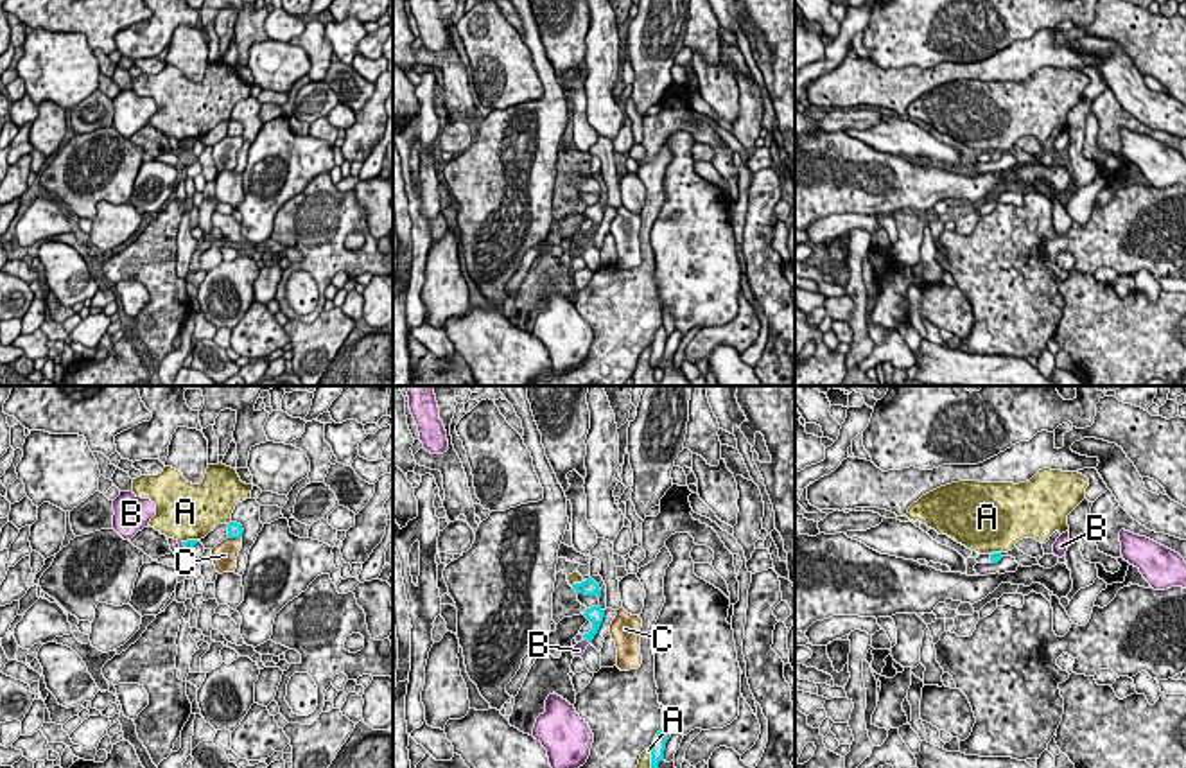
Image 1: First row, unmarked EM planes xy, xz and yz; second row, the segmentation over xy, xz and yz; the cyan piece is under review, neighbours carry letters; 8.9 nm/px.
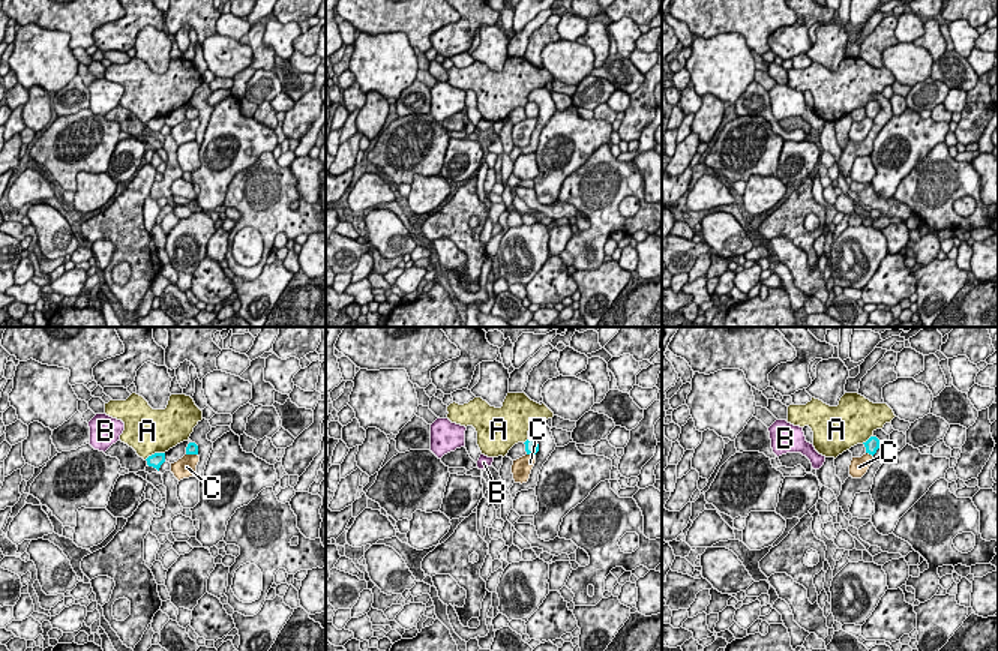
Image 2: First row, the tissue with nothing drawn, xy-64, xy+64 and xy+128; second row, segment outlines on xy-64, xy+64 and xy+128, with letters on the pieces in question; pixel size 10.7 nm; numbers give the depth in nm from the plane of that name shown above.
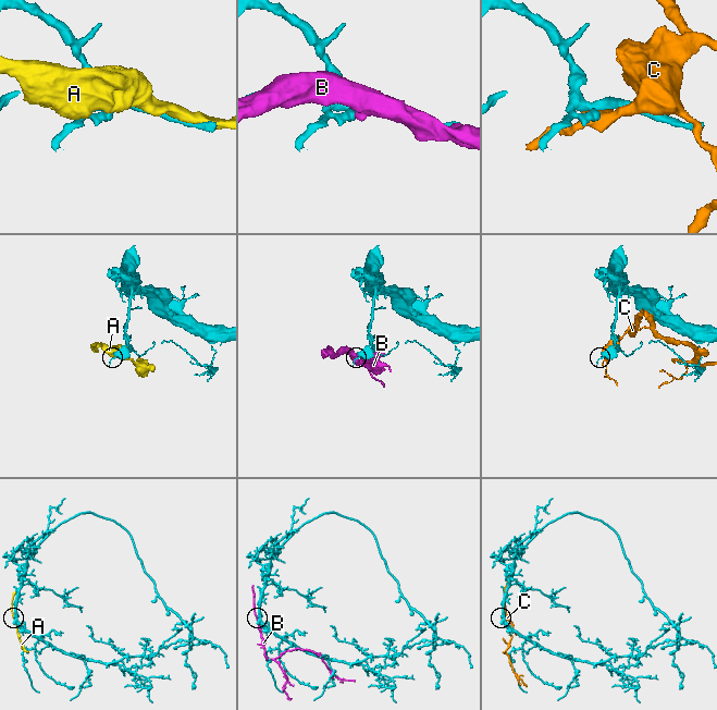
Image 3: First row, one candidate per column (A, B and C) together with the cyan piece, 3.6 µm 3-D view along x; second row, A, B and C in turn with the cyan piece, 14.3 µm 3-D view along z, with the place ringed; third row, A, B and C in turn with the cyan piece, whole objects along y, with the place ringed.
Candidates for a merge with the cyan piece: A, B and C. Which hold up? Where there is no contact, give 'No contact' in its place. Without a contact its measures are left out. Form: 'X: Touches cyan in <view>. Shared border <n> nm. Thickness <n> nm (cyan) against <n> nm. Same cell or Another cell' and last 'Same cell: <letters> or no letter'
A: Touches cyan in xz. Shared border 220 nm. Thickness 130 nm (cyan) against 200 nm. Another cell
B: Touches cyan in xy. Shared border 100 nm. Thickness 90 nm (cyan) against 50 nm. Another cell
C: Touches cyan in xy. Shared border 110 nm. Thickness 130 nm (cyan) against 220 nm. Another cell
Same cell: no letter

